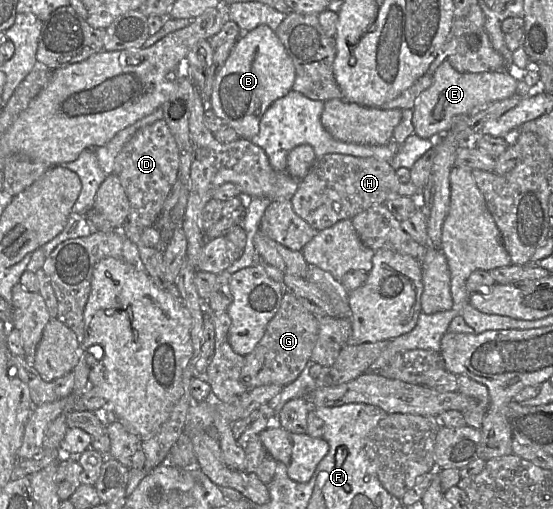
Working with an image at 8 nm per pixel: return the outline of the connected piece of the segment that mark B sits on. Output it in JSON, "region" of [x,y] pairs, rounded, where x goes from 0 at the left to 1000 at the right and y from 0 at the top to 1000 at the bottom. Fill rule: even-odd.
{"region":[[[468,49],[450,63],[439,63],[429,77],[420,102],[391,145],[374,210],[383,212],[394,230],[430,261],[434,271],[454,275],[468,259],[476,224],[495,198],[528,177],[532,159],[533,132],[514,88],[488,53]]]}

